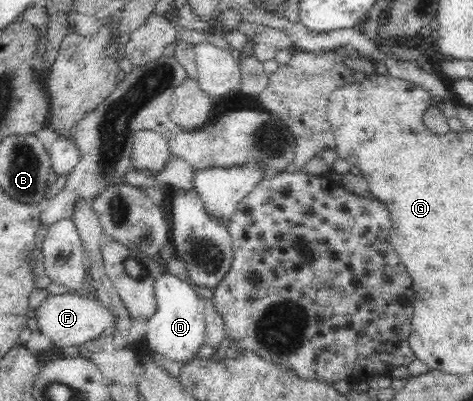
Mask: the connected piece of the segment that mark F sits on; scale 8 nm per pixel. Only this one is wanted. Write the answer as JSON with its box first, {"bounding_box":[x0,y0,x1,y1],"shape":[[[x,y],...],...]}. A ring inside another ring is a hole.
{"bounding_box":[37,291,118,347],"shape":[[[66,291],[52,293],[51,296],[37,308],[39,329],[46,337],[54,341],[56,347],[80,346],[87,341],[95,340],[106,331],[118,328],[117,318],[95,296]]]}

